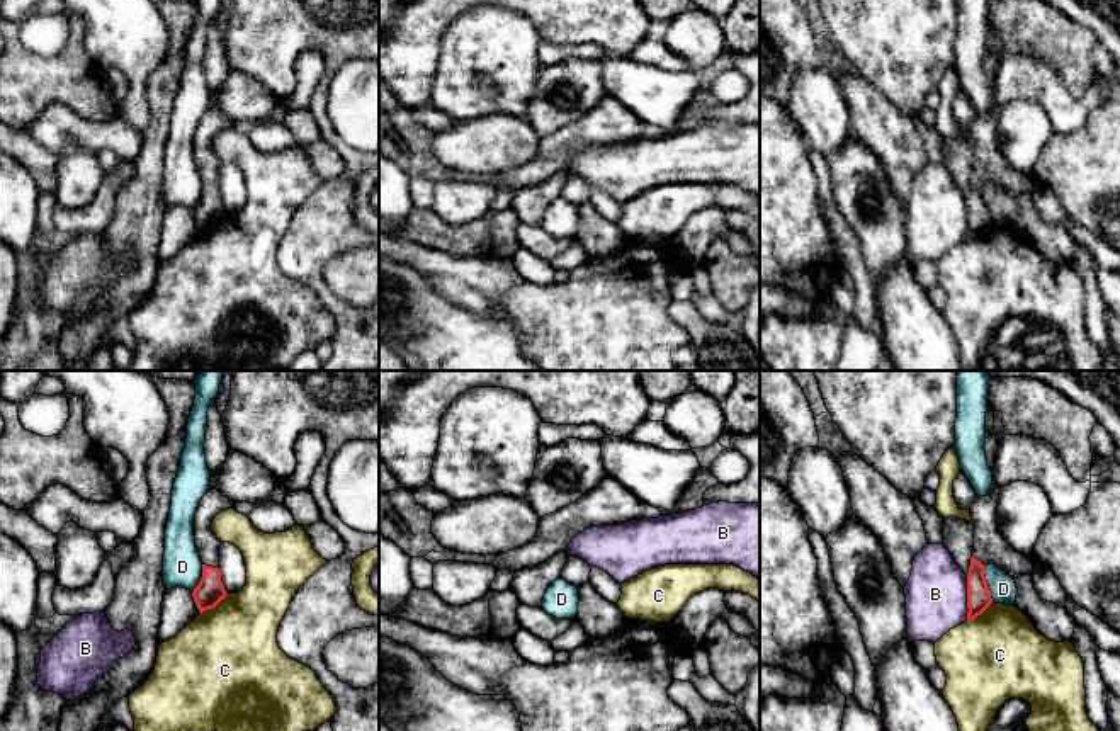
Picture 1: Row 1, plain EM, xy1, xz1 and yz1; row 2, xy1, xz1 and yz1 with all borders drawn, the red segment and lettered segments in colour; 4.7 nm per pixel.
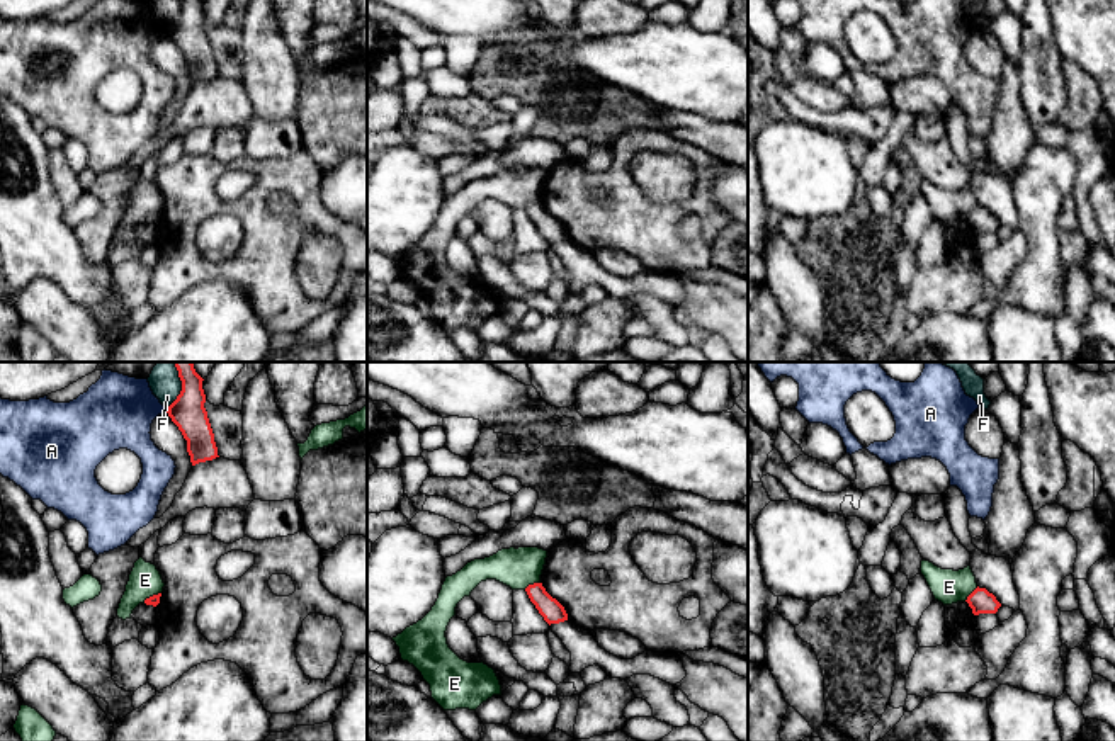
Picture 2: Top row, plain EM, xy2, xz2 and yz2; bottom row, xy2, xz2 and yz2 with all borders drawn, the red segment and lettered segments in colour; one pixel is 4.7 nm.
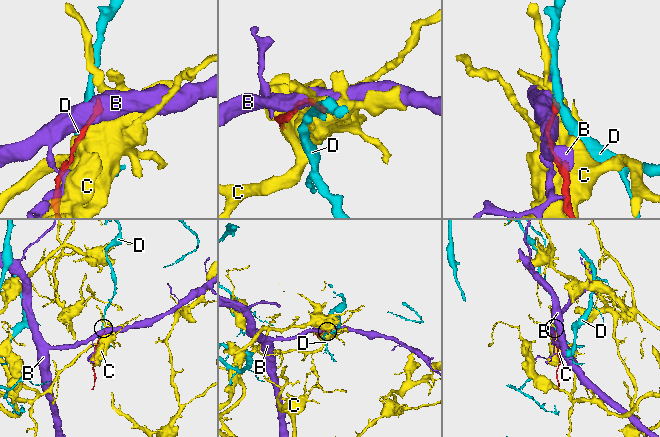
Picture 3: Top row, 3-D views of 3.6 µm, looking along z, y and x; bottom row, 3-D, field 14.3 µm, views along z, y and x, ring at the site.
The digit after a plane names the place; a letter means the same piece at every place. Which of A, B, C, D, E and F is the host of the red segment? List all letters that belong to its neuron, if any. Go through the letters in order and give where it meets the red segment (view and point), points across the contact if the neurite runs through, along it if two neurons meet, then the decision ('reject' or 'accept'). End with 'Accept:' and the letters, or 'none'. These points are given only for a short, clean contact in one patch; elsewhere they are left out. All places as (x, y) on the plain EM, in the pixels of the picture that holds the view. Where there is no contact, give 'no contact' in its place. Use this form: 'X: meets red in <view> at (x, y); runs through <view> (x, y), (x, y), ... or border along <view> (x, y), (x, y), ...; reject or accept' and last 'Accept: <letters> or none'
A: meets red in xy2 at (169, 29); border along xy2 (169, 28), (165, 31); reject
B: meets red in yz1 at (967, 216); reject
C: meets red in xy1 at (214, 225); reject
D: meets red in yz1 at (986, 204); border along yz1 (983, 186), (993, 221); reject
E: meets red in xz2 at (531, 204); border along xz2 (539, 201), (529, 203), (524, 208); reject
F: meets red in xy2 at (179, 14); reject
Accept: none

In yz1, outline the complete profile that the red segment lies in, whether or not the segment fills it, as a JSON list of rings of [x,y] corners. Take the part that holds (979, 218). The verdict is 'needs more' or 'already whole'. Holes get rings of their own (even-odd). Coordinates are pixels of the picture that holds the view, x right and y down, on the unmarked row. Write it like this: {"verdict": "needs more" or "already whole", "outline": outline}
{"verdict": "needs more", "outline": [[[994,100],[986,116],[976,117],[970,124],[974,148],[974,168],[967,192],[967,240],[974,240],[991,223],[991,209],[984,196],[986,184],[996,184],[1010,196],[1032,194],[1037,182],[1013,168],[999,151],[996,143],[999,104]]]}

